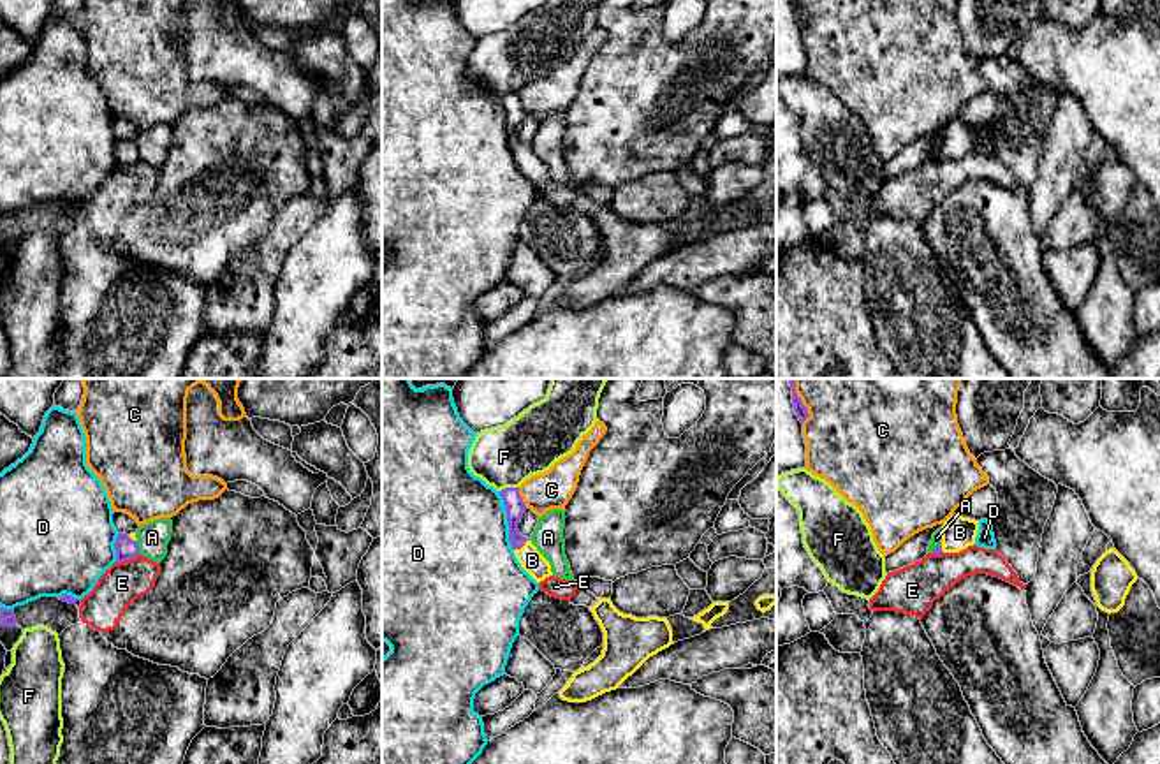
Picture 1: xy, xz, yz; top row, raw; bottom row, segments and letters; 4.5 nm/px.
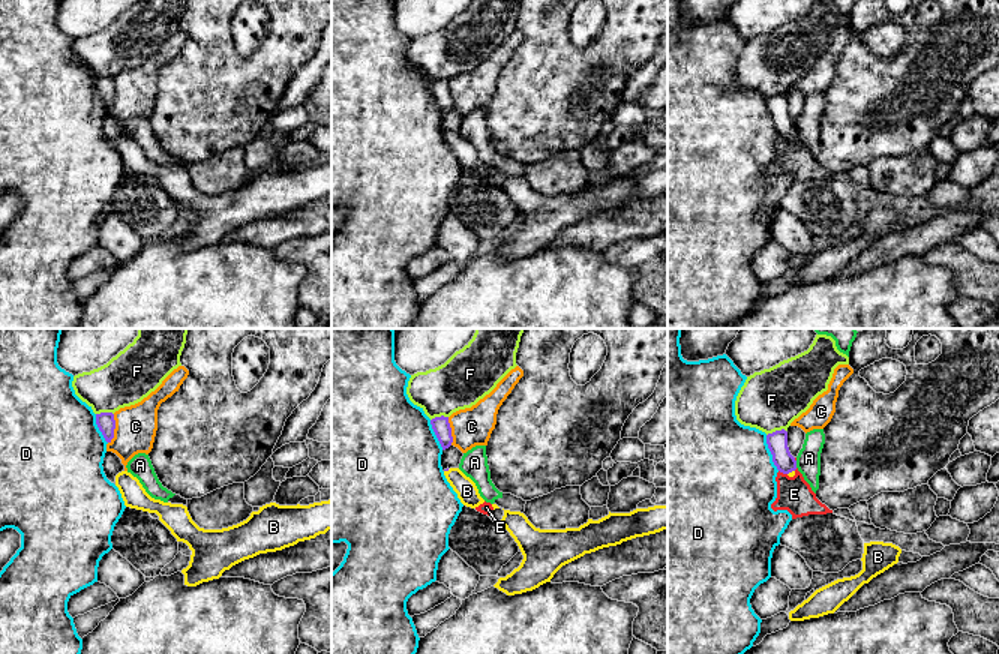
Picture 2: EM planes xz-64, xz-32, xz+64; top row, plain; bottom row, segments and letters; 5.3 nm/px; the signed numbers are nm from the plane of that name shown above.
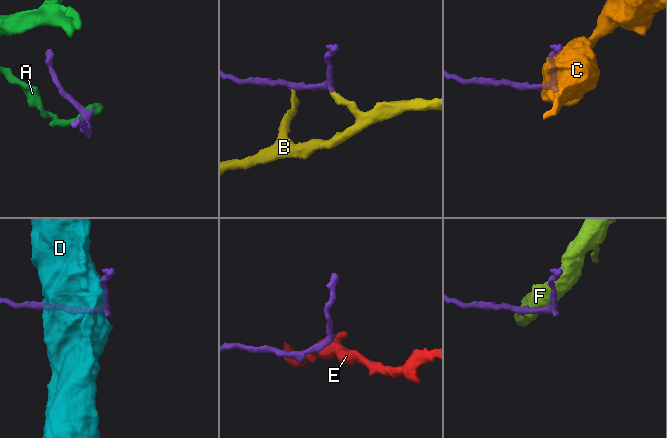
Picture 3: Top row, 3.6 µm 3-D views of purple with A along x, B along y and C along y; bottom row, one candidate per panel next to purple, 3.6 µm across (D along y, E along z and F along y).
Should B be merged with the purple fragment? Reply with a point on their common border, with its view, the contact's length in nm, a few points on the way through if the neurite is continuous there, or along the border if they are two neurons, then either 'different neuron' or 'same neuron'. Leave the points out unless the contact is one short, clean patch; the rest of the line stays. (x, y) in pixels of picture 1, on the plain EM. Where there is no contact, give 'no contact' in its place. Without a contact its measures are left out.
contact xz (521, 152); length 90 nm; way xz (514, 111), (513, 138), (521, 152), (528, 162); same neuron

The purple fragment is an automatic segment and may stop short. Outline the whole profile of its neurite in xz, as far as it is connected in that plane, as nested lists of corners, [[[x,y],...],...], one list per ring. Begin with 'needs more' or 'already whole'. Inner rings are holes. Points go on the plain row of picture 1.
needs more; [[[505,93],[500,97],[507,116],[509,146],[521,173],[537,187],[553,181],[549,167],[537,157],[530,144],[523,143],[518,129],[523,123],[526,111],[519,100],[519,93]]]

